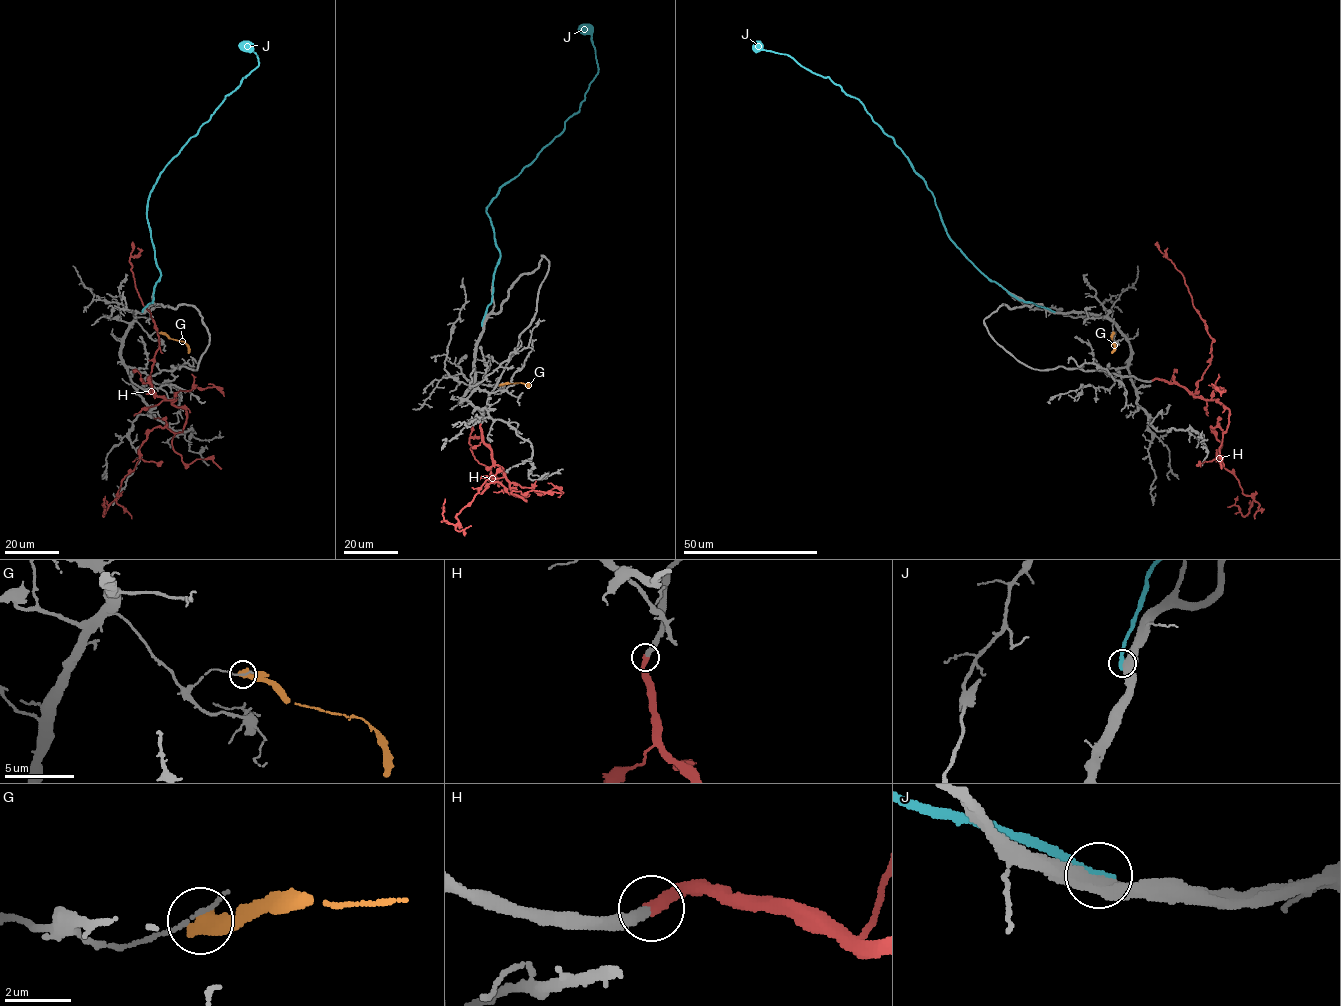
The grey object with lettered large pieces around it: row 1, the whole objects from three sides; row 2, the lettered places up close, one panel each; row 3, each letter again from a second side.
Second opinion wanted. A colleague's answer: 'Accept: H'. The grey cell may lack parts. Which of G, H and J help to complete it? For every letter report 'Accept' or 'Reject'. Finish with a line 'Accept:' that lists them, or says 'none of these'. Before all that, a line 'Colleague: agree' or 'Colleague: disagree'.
Colleague: agree
G: Reject
H: Accept
J: Reject
Accept: H

